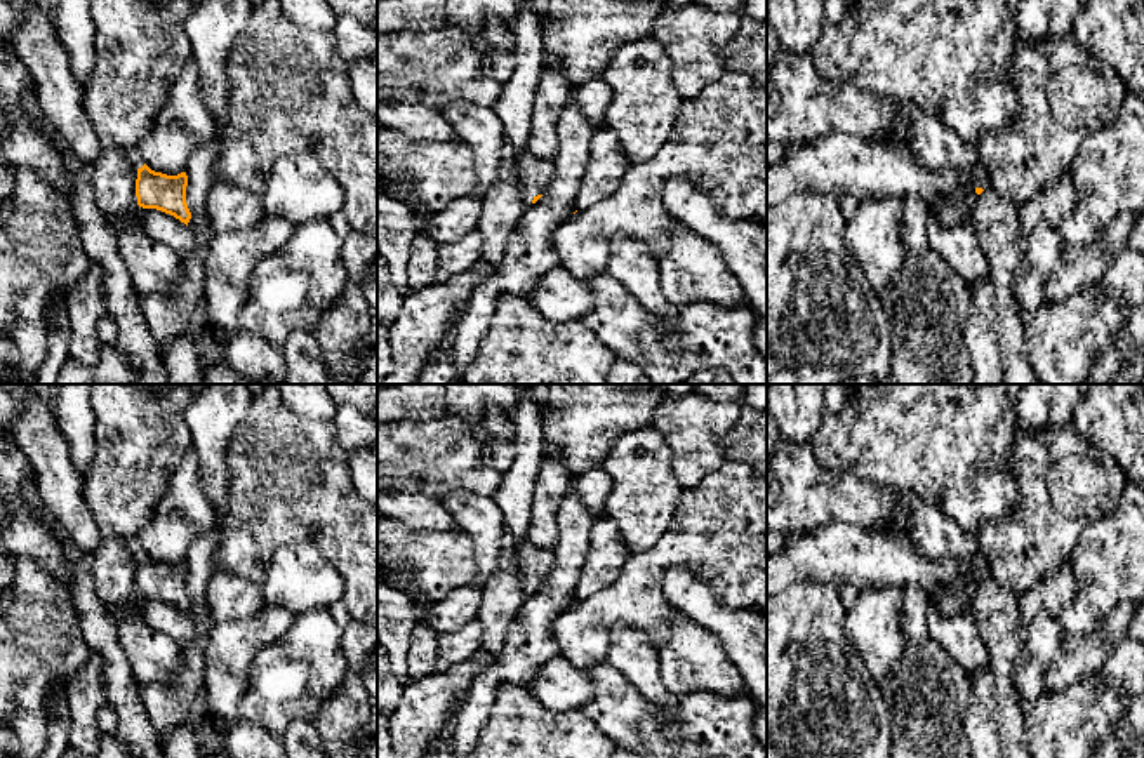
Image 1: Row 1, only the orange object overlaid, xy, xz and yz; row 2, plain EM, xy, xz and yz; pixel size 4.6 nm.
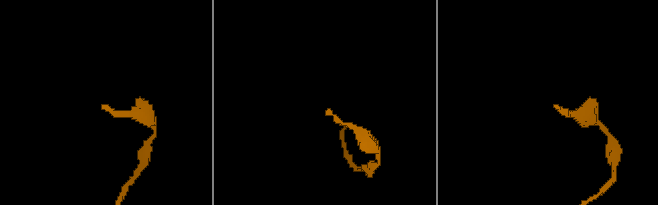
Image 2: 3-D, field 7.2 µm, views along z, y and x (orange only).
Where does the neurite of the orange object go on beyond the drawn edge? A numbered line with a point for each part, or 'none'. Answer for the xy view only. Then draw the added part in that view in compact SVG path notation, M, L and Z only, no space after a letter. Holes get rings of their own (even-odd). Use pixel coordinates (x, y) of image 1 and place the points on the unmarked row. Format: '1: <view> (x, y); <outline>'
1: xy (133, 541); M137 535L125 537L125 542L134 551L136 558L141 558L144 555L144 549L141 548Z

